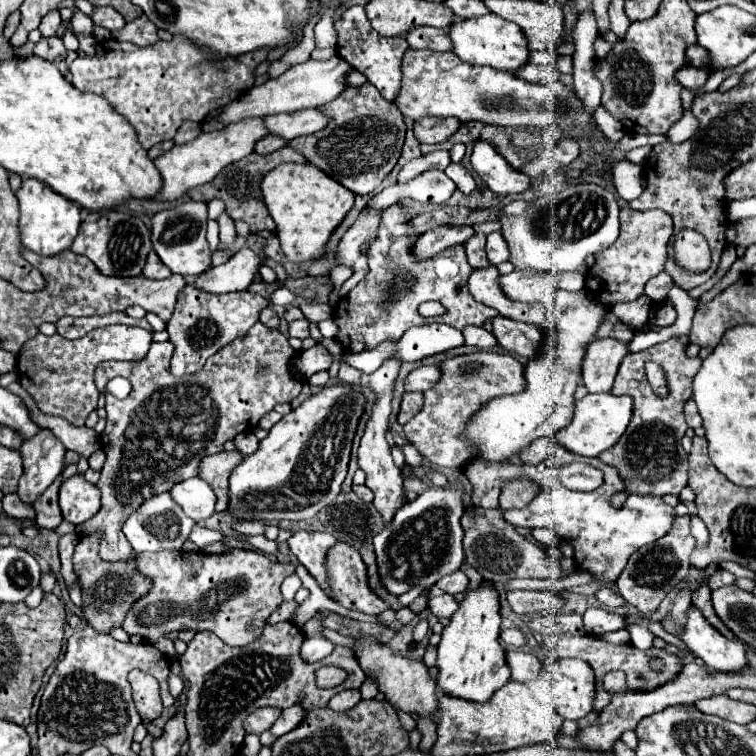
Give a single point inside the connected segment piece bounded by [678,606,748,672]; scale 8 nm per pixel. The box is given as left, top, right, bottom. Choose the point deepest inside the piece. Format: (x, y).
(724, 655)

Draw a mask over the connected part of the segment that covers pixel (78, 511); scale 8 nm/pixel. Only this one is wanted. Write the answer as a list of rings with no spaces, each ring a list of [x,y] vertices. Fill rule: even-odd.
[[[74,474],[60,486],[60,510],[64,520],[82,524],[100,510],[100,490],[84,474]]]

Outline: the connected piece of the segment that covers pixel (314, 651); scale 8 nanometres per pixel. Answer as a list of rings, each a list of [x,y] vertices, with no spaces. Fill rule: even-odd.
[[[306,638],[302,648],[300,648],[300,656],[306,662],[320,662],[332,650],[334,650],[334,644],[330,640],[326,640],[326,638]]]

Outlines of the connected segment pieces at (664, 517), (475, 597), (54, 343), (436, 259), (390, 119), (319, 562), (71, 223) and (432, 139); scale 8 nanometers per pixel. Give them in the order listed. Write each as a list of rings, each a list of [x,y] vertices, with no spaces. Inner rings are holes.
[[[570,452],[552,454],[544,464],[528,466],[528,464],[510,464],[510,466],[486,466],[486,462],[472,462],[466,470],[466,478],[470,478],[470,484],[474,486],[472,502],[482,508],[498,508],[502,486],[510,480],[530,480],[538,484],[538,494],[534,500],[520,508],[520,510],[504,510],[504,518],[512,526],[524,526],[524,528],[550,528],[560,538],[568,538],[568,542],[574,546],[574,562],[578,568],[590,570],[598,576],[600,584],[614,584],[620,572],[624,570],[628,558],[644,544],[652,544],[664,534],[670,532],[674,524],[674,508],[666,506],[666,502],[658,496],[640,496],[630,494],[622,508],[612,506],[612,496],[618,492],[624,492],[624,482],[612,466],[604,464],[598,458],[578,458]],[[570,462],[586,462],[594,468],[600,468],[604,472],[604,484],[596,488],[594,492],[574,492],[562,486],[558,478],[558,468]]]
[[[482,582],[474,590],[468,590],[460,608],[450,618],[450,624],[442,630],[442,640],[438,644],[438,688],[446,694],[486,702],[494,690],[502,688],[508,682],[510,670],[506,666],[504,648],[500,646],[500,592],[494,582]]]
[[[124,324],[96,328],[76,340],[66,340],[58,334],[38,334],[30,338],[18,354],[18,378],[44,414],[66,418],[74,426],[84,426],[88,414],[98,406],[100,392],[94,384],[96,366],[104,360],[142,360],[150,342],[152,334],[148,330]]]
[[[396,202],[382,212],[378,236],[366,252],[370,272],[334,306],[332,320],[338,326],[338,344],[342,346],[342,354],[374,350],[386,340],[398,342],[410,326],[442,322],[460,330],[466,324],[482,326],[498,314],[494,308],[488,308],[470,296],[466,286],[470,264],[462,244],[450,246],[432,258],[418,260],[414,254],[414,242],[410,242],[410,234],[406,232],[414,232],[414,226],[408,222],[408,208],[402,202]],[[426,300],[444,302],[446,312],[442,316],[424,318],[418,312],[418,306]]]
[[[366,82],[360,88],[348,86],[338,94],[338,98],[320,106],[320,112],[328,116],[326,128],[310,136],[298,136],[290,140],[288,146],[298,150],[310,164],[318,166],[354,194],[364,196],[374,192],[394,168],[402,152],[406,124],[400,110],[392,102],[384,100],[370,82]]]
[[[298,530],[288,538],[288,546],[296,560],[308,568],[308,572],[318,580],[322,590],[330,596],[326,586],[326,570],[324,570],[324,556],[330,546],[334,546],[334,538],[324,532],[308,532]]]
[[[28,178],[22,182],[22,188],[16,192],[20,202],[20,232],[22,232],[22,244],[40,254],[40,256],[58,256],[66,250],[70,250],[74,238],[80,230],[80,208],[76,202],[56,194],[40,180]]]
[[[420,118],[414,122],[414,136],[424,144],[440,144],[460,128],[458,118]]]

